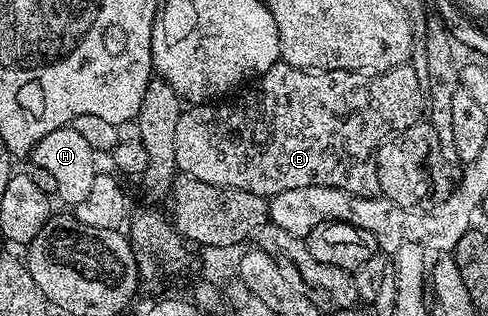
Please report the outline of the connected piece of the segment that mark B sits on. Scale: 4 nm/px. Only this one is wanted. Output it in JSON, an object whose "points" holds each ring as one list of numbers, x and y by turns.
{"points":[[279,60,268,72,260,75,252,83,254,86,246,94,238,93,233,96,238,96,238,98,230,97,228,100,221,100,216,104,193,104,182,109,179,124,175,124,175,160,178,171,195,180,203,180,212,186,229,186,232,190,258,194,260,198,266,200,279,192,287,192,291,188,307,188,308,186,334,186,364,198,378,197,381,194,381,185,377,179,377,150,390,135,422,121,427,110,427,94,423,89,423,78,419,70,418,74,413,64,396,66,395,69,384,72,362,72,360,70,318,70,314,72,300,70]]}

